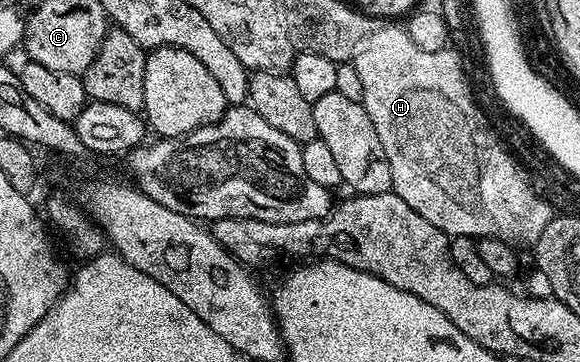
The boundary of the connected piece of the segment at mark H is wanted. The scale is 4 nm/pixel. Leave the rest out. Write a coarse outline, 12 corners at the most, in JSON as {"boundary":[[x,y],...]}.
{"boundary":[[379,26],[352,60],[394,194],[448,236],[552,208],[461,57]]}

